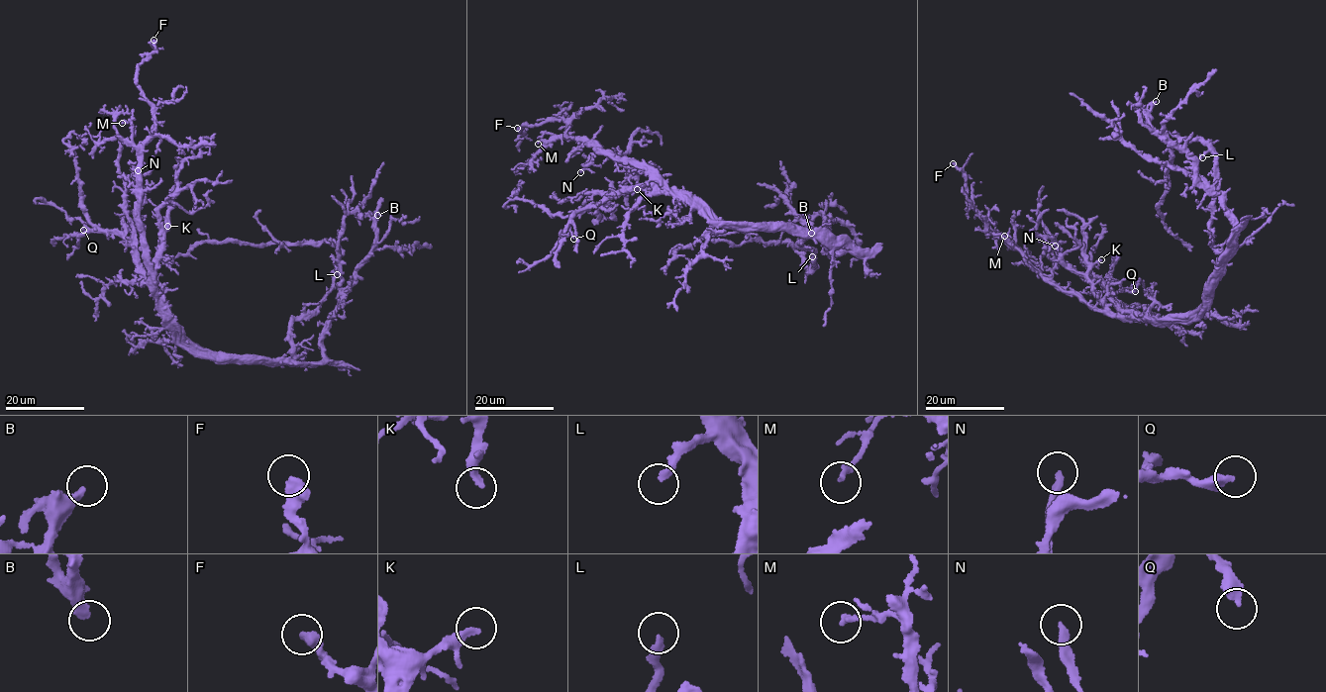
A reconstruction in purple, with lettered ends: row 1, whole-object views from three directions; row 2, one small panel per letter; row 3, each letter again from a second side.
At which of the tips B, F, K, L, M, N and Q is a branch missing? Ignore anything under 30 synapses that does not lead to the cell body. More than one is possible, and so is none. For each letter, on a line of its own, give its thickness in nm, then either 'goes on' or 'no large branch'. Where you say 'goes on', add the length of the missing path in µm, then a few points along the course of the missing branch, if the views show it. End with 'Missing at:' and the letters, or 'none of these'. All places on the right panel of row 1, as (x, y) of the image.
B: calibre 360 nm; no large branch
F: calibre 440 nm; no large branch
K: calibre 220 nm; no large branch
L: calibre 280 nm; no large branch
M: calibre 200 nm; no large branch
N: calibre 280 nm; no large branch
Q: calibre 380 nm; no large branch
Missing at: none of these

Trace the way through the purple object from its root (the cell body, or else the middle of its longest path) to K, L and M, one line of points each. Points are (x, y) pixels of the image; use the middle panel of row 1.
K: (767, 224), (746, 226), (707, 216), (689, 197), (669, 189), (663, 179), (643, 167), (634, 171), (637, 189)
L: (767, 224), (820, 235), (808, 235), (799, 243), (812, 249), (815, 265), (811, 270), (812, 256)
M: (767, 224), (746, 226), (707, 216), (689, 197), (669, 189), (660, 174), (583, 140), (545, 133), (538, 144)

